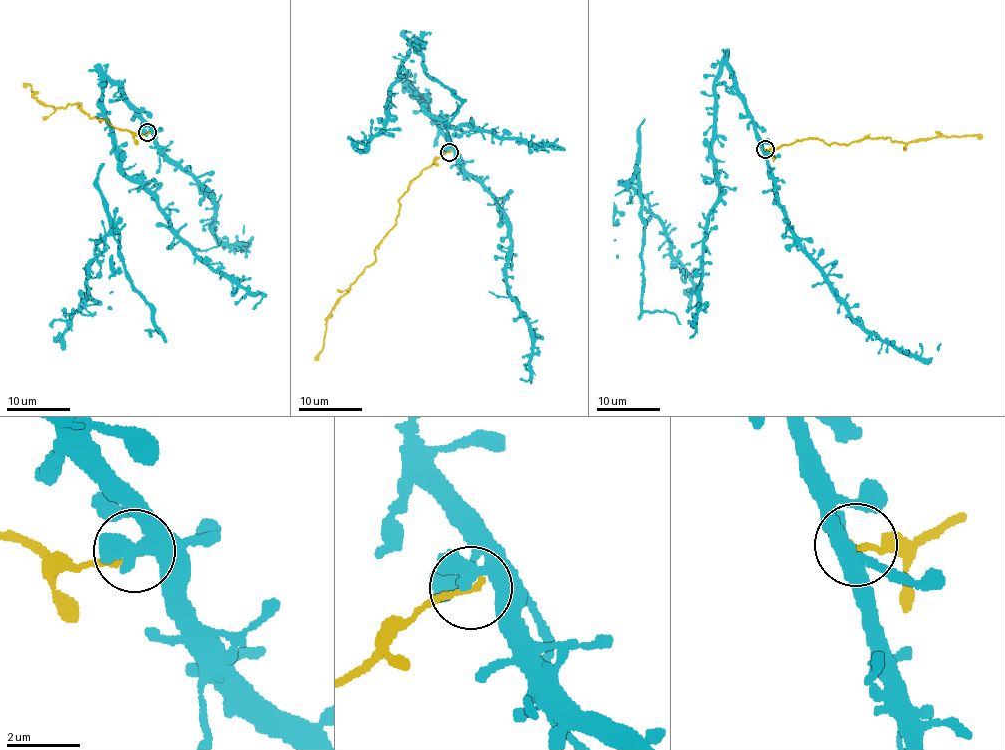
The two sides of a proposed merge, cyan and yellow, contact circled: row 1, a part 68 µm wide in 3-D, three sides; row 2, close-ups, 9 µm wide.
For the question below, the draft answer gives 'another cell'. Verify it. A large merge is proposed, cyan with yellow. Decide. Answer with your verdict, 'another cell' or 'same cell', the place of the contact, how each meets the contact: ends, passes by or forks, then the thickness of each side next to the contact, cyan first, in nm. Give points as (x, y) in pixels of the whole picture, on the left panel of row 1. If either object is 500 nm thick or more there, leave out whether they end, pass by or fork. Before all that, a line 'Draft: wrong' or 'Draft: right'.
Draft: right
another cell; at (147, 132); 600 nm thick on the cyan side, 170 nm on the other

